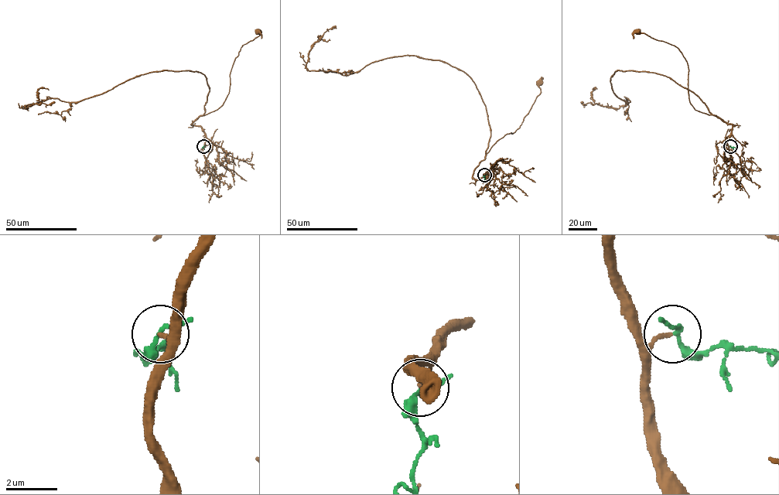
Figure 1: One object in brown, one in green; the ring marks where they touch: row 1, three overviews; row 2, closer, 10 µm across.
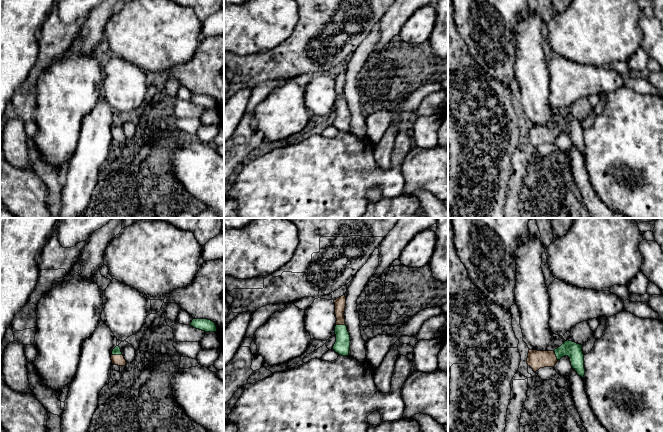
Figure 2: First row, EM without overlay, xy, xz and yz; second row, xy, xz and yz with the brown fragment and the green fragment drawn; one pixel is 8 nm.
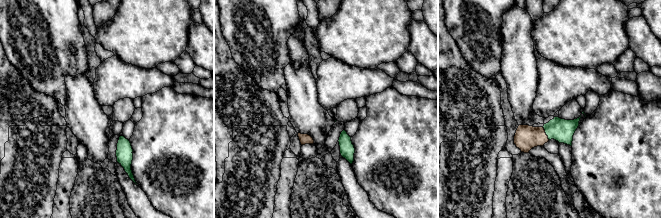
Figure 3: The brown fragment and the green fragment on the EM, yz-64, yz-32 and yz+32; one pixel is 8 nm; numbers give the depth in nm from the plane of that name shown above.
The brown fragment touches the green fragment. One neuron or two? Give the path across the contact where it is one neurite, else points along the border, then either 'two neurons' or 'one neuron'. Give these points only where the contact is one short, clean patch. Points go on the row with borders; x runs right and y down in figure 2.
across xy (119, 360), (116, 355), (116, 351) | one neuron

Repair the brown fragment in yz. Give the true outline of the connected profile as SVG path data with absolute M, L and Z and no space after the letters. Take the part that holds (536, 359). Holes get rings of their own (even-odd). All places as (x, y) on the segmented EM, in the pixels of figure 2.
M569 340L565 341L554 351L538 351L529 349L527 364L534 372L536 372L540 368L554 367L557 361L564 356L570 358L572 368L583 378L585 375L585 368L582 345Z

